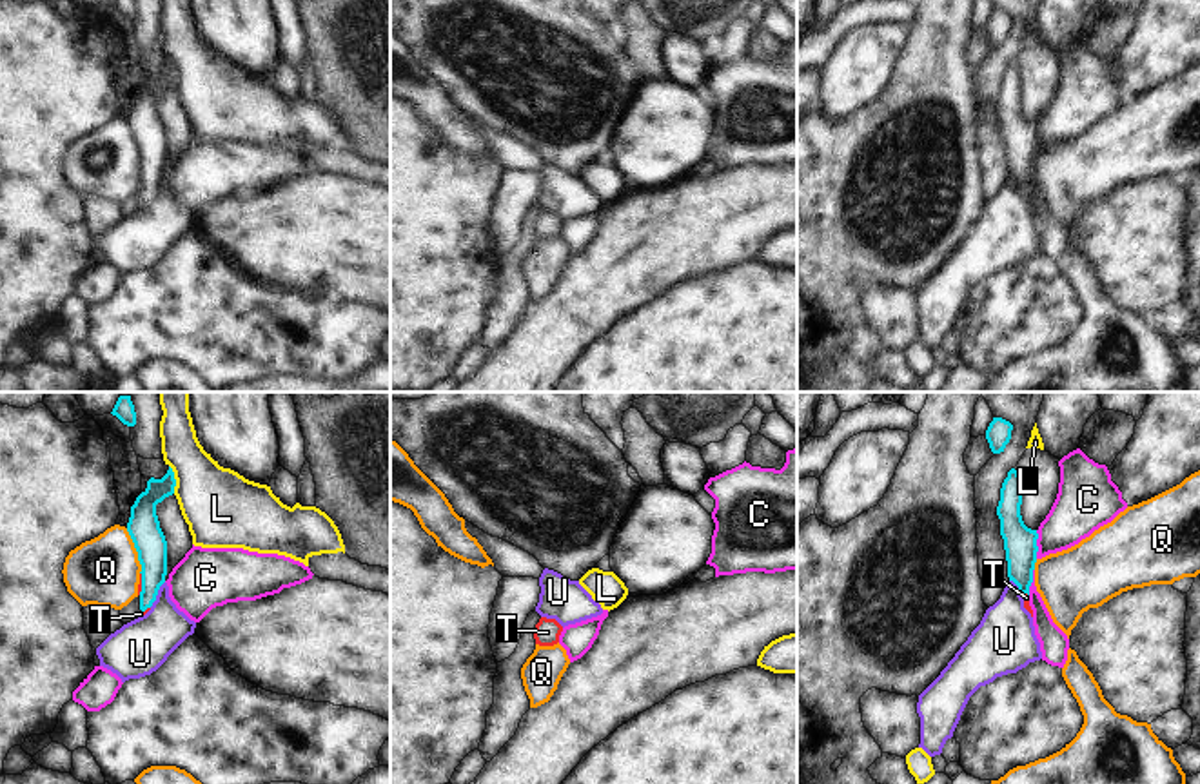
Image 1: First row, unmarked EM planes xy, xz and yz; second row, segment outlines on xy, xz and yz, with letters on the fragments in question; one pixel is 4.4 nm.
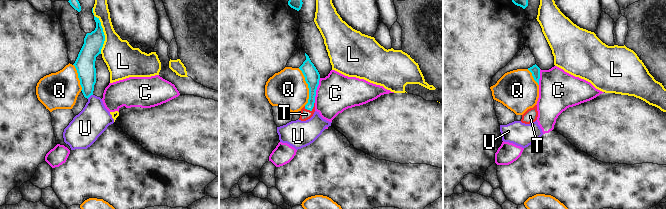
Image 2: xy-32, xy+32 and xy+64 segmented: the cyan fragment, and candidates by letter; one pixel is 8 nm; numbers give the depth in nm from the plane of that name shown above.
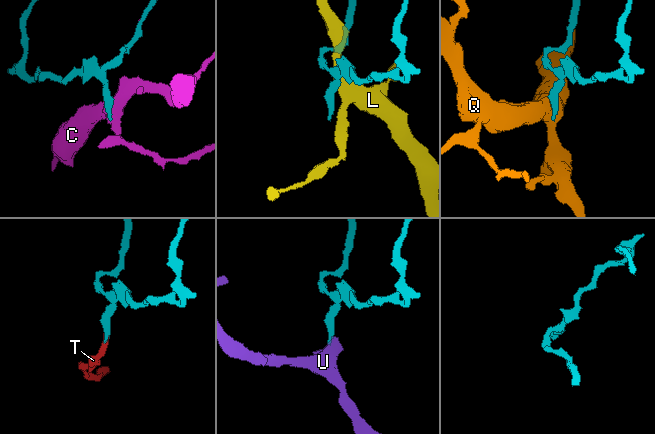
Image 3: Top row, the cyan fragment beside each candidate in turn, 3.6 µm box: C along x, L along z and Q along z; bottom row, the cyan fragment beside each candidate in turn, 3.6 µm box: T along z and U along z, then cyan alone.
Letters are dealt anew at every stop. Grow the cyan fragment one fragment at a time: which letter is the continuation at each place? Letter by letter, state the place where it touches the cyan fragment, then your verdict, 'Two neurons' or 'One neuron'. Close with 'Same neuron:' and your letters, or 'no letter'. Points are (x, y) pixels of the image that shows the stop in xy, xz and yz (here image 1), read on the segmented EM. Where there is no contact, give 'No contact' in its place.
C: Touches cyan at yz (1035, 545). Two neurons
L: Touches cyan at xy (175, 480). Two neurons
Q: Touches cyan at xy (137, 550). Two neurons
T: Touches cyan at xy (142, 583). One neuron
U: Touches cyan at xy (157, 594). Two neurons
Same neuron: T.

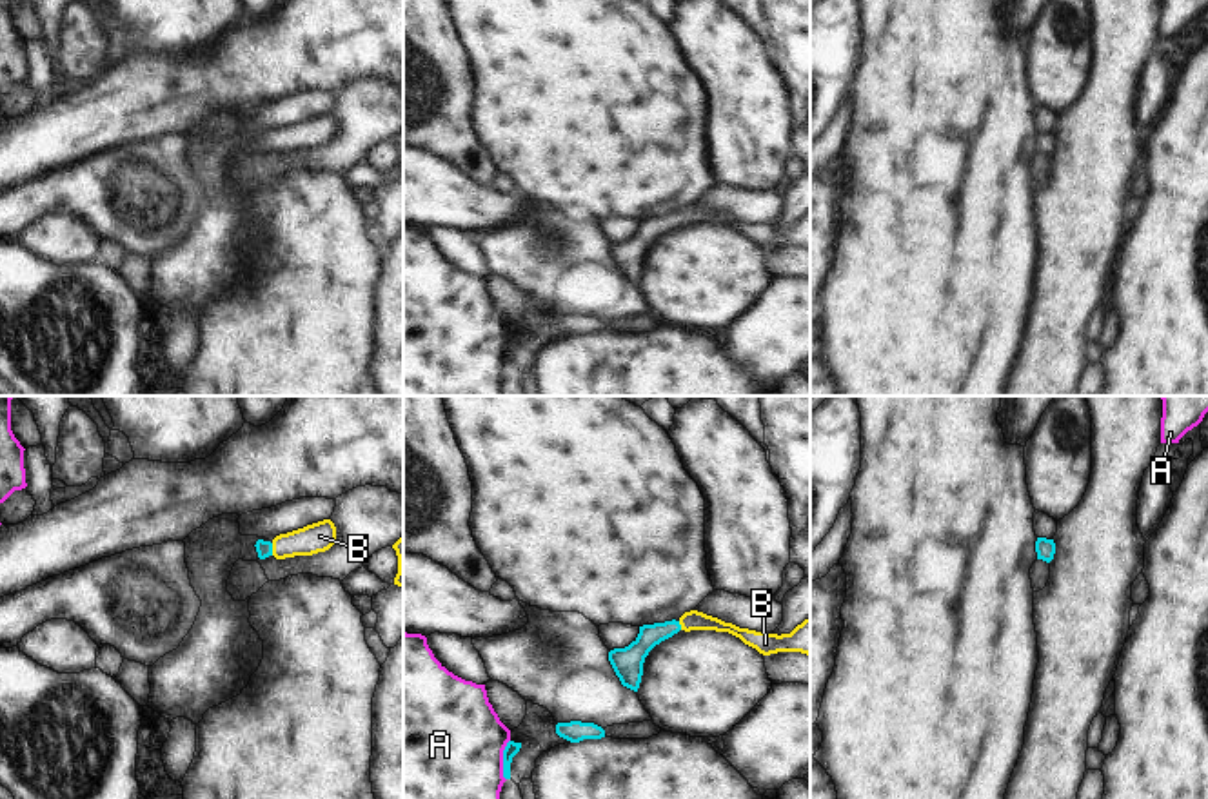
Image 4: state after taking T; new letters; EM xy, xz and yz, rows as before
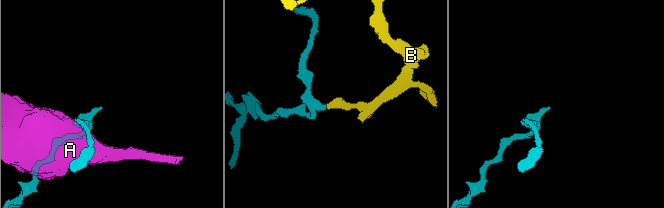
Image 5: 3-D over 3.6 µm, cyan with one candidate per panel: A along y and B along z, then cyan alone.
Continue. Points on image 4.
A: Touches cyan at xz (504, 759). Two neurons
B: Touches cyan at xy (271, 549). One neuron
Same neuron: B.

